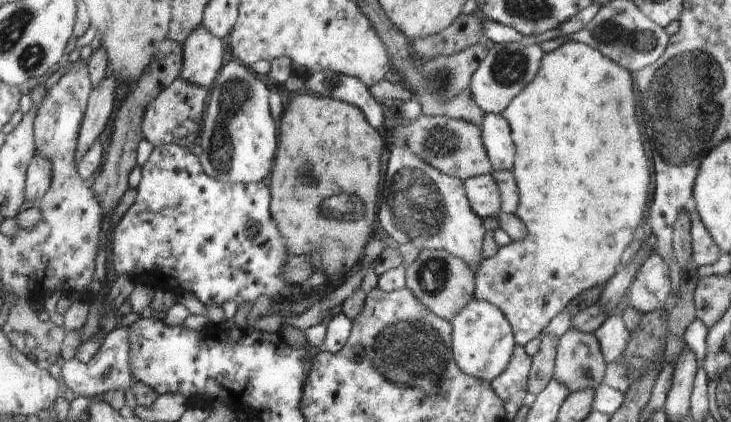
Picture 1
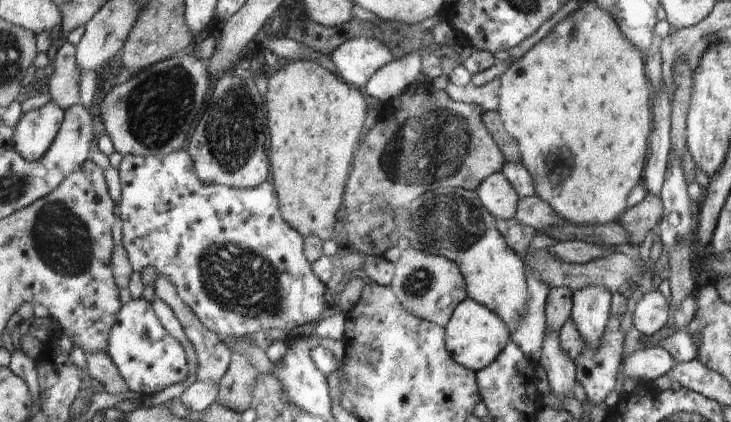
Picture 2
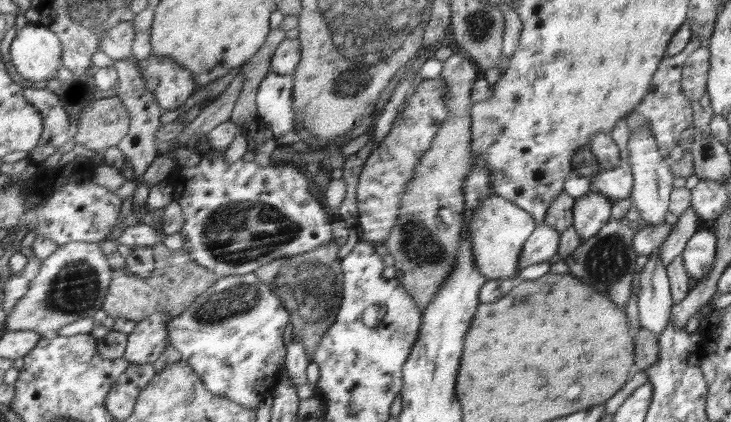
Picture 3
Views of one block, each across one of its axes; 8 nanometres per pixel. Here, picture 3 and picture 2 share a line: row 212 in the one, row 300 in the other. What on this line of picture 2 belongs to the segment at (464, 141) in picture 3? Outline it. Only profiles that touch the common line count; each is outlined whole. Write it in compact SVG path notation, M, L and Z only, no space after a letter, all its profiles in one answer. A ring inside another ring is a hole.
M411 247L401 253L394 268L390 288L409 313L414 313L425 321L445 327L456 306L467 298L466 278L459 265L448 257Z

